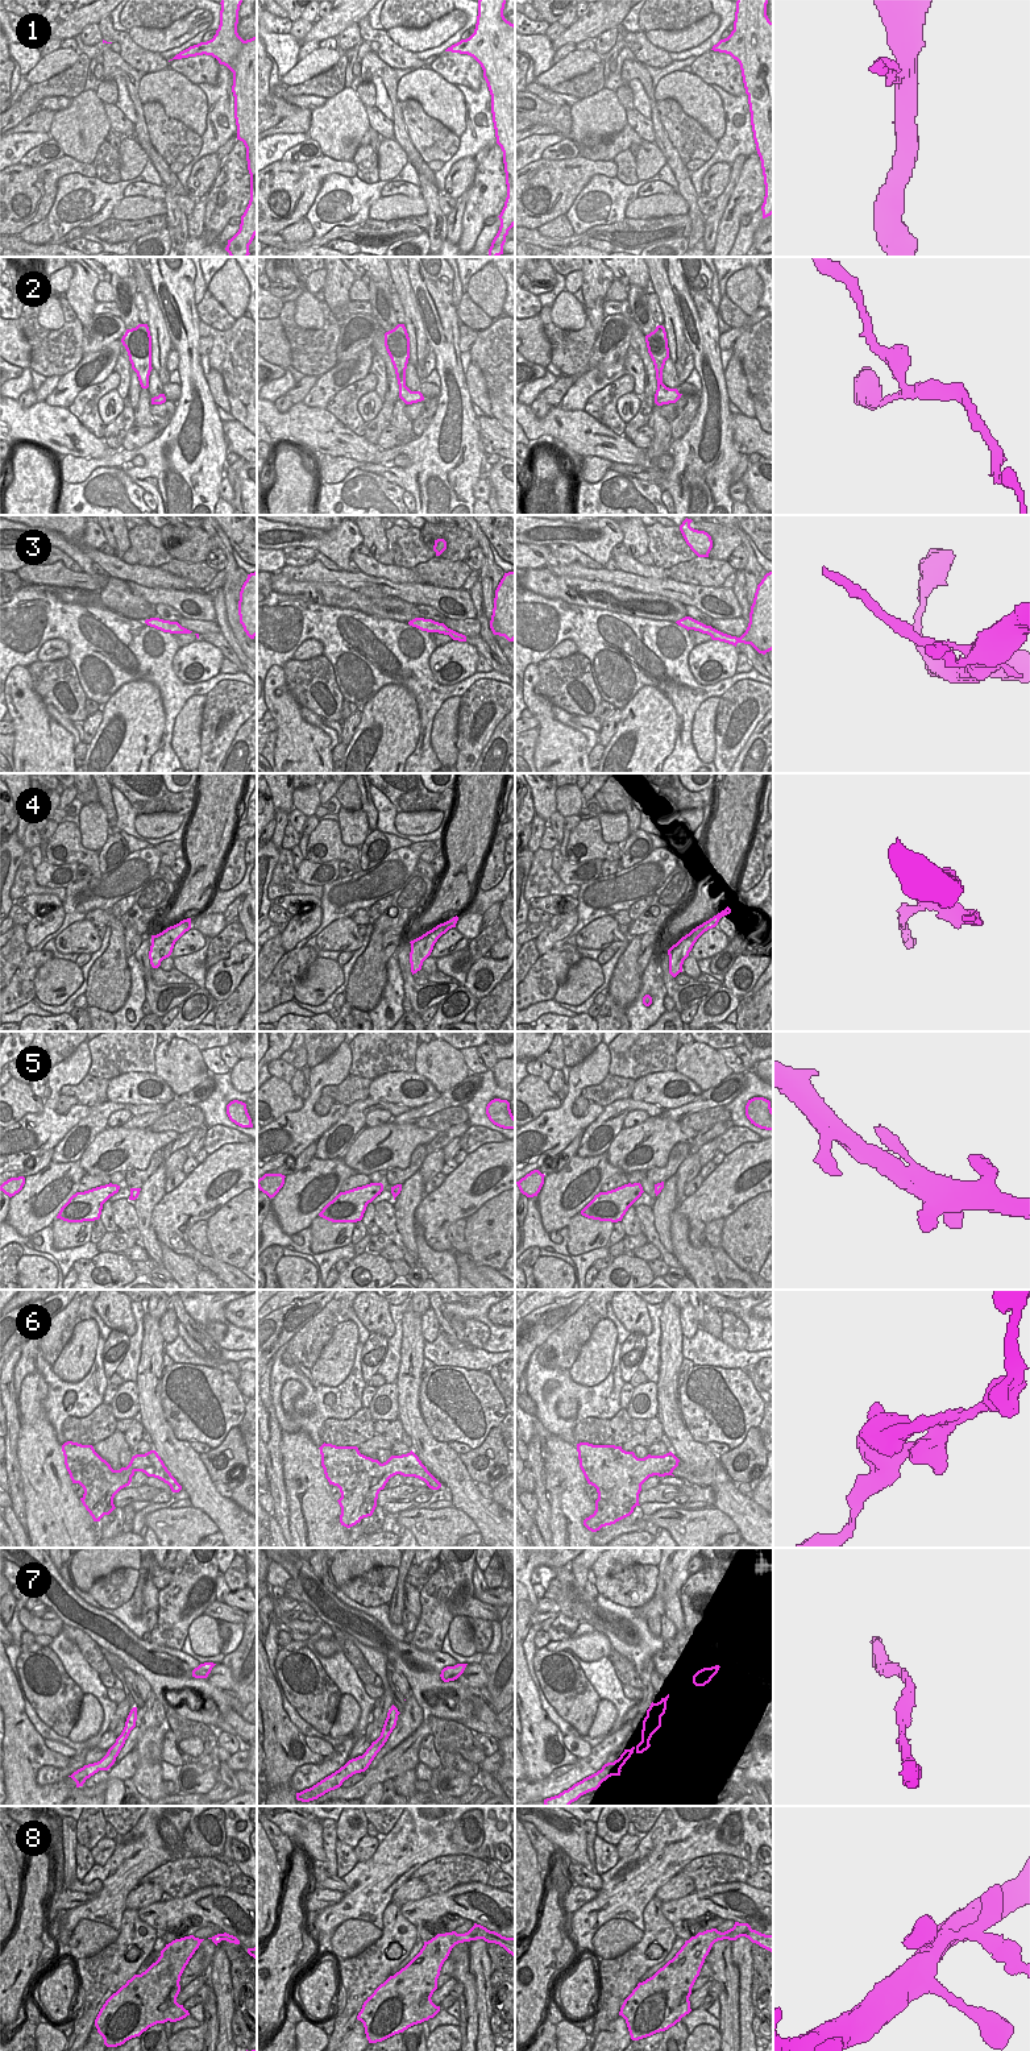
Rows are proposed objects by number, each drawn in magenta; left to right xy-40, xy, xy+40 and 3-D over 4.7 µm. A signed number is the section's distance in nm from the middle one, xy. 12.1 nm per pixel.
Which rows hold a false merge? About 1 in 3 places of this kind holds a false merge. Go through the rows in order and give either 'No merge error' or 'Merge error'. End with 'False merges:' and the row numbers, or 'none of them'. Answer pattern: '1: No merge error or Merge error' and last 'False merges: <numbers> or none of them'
1: Merge error
2: No merge error
3: Merge error
4: Merge error
5: No merge error
6: No merge error
7: No merge error
8: Merge error
False merges: 1, 3, 4, 8.

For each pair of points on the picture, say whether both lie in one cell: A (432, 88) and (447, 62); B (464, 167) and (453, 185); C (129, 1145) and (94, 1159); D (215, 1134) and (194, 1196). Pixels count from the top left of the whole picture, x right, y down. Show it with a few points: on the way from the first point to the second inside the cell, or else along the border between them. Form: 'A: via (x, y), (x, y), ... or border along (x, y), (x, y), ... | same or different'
A: border along (428, 67), (453, 84) | different
B: via (462, 171), (457, 181) | same
C: via (123, 1137), (103, 1151) | same
D: border along (237, 1142), (223, 1144), (208, 1155) | different

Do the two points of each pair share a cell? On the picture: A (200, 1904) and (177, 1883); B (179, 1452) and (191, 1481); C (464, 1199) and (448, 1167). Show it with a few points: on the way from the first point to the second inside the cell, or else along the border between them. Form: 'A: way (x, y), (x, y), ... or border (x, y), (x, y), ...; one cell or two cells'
A: border (220, 1886), (202, 1886), (186, 1896), (171, 1898); two cells
B: way (179, 1458), (191, 1474); one cell
C: border (459, 1165), (445, 1176); two cells

